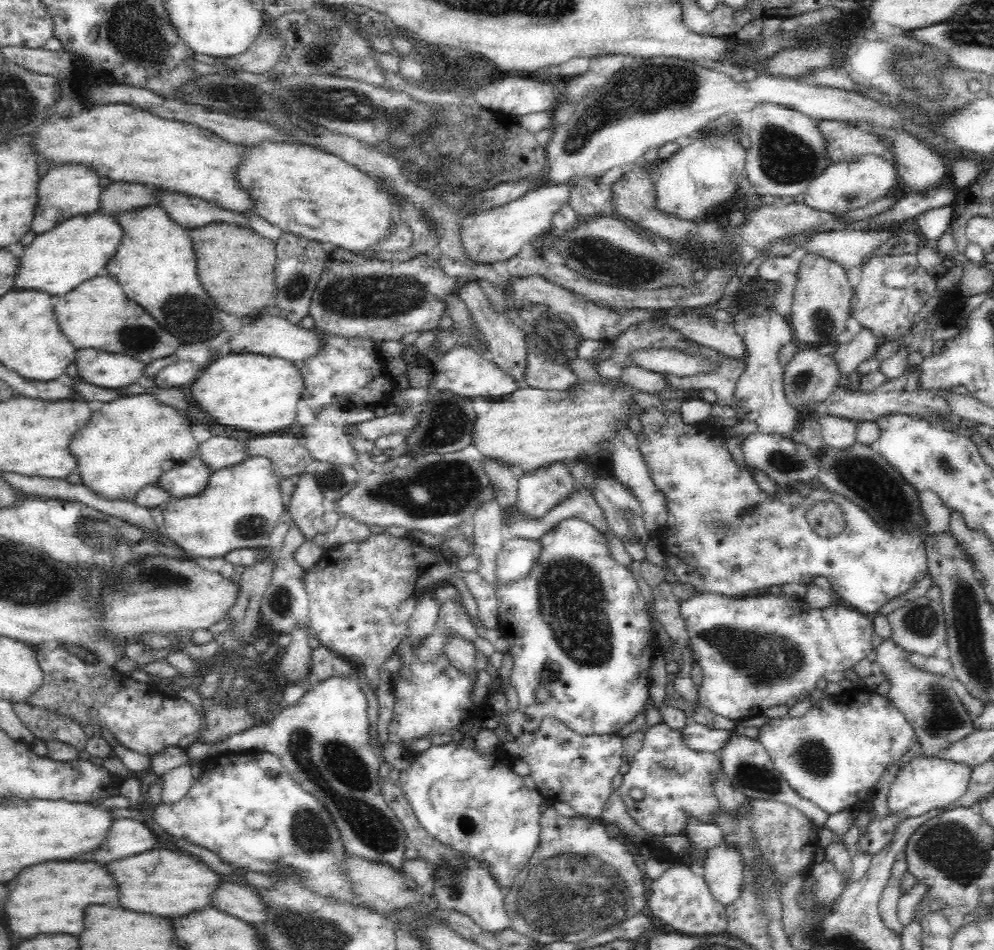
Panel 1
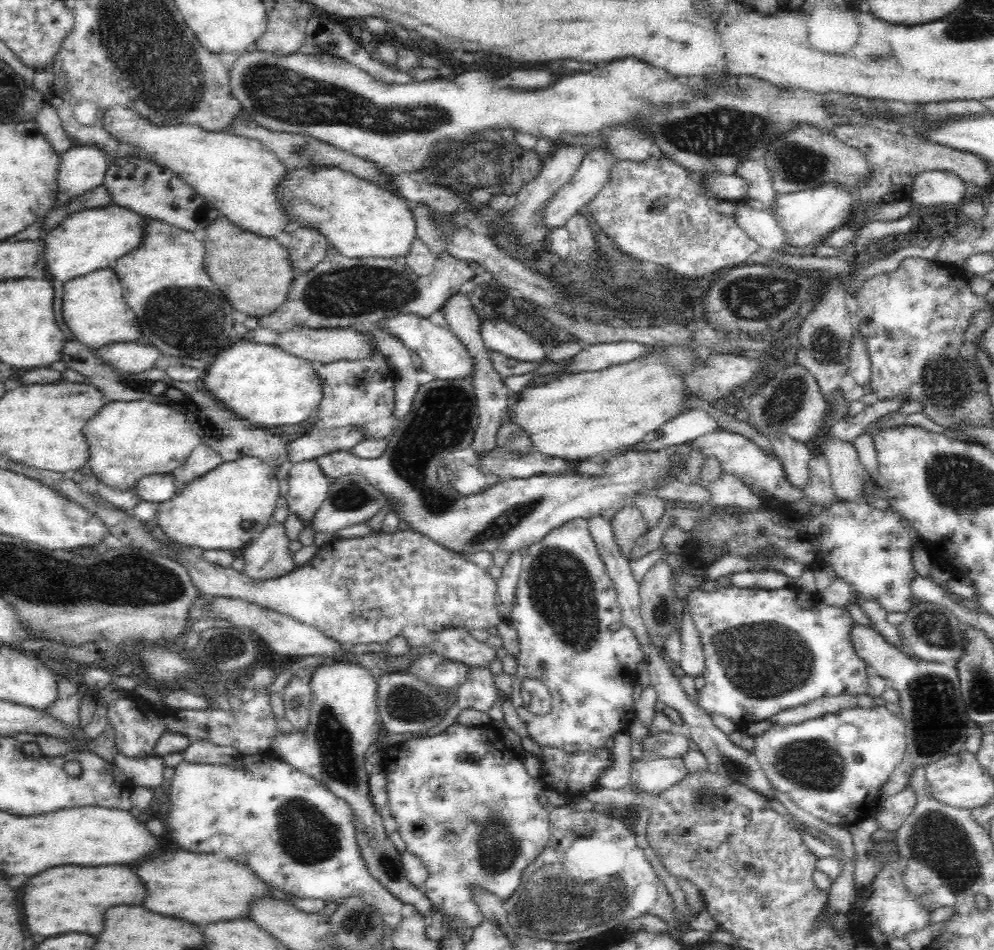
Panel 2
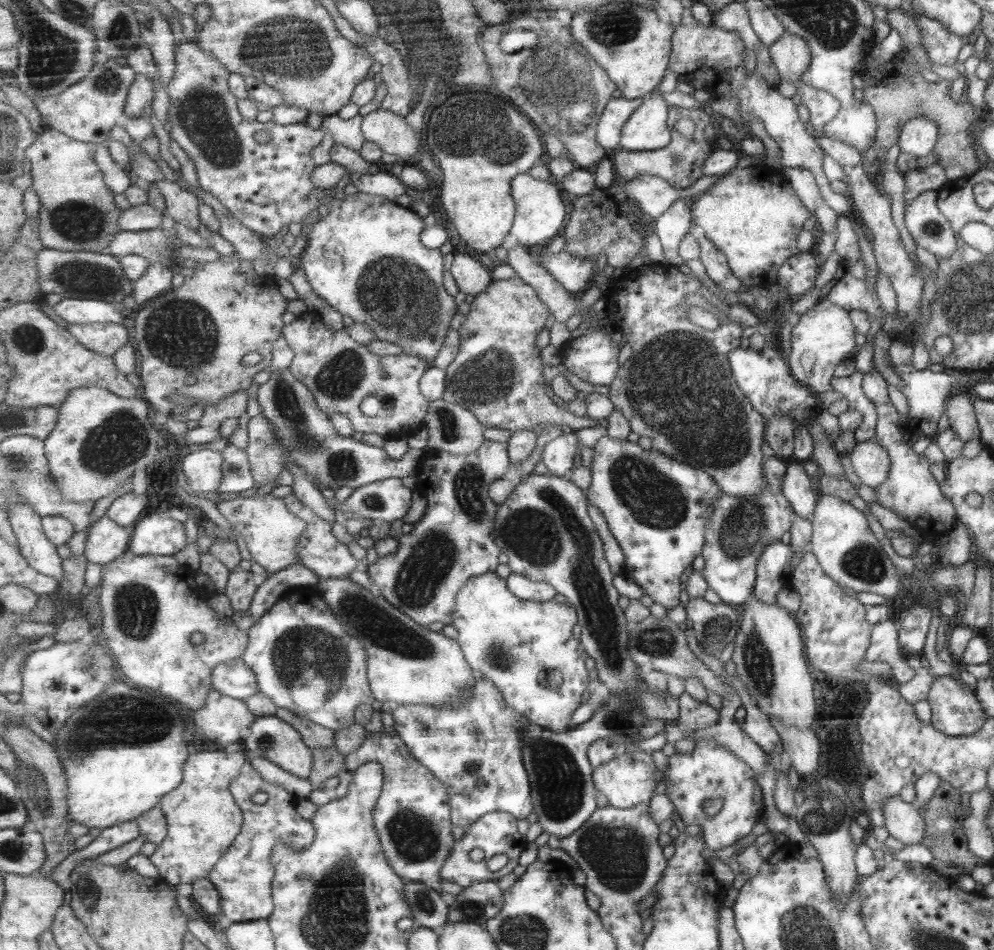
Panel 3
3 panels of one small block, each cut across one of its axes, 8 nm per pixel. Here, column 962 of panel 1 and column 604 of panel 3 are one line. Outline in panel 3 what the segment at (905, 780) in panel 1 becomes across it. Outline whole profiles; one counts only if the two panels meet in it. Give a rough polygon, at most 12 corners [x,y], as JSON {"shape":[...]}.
{"shape":[[638,748],[593,768],[593,785],[613,808],[655,792],[655,764]]}

